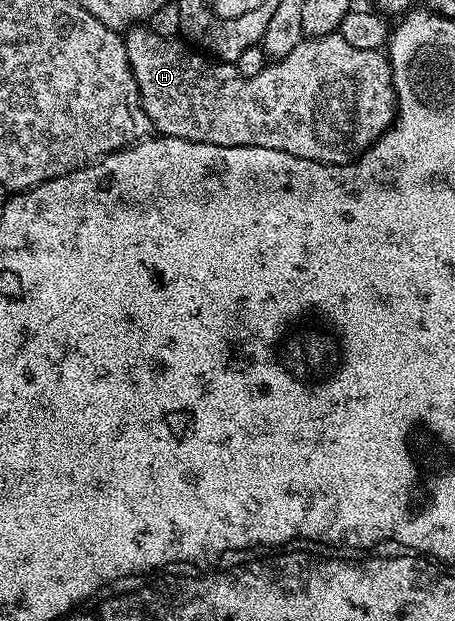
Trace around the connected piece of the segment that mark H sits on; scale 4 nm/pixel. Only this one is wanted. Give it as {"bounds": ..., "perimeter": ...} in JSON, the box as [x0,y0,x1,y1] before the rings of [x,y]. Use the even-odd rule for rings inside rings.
{"bounds":[124,24,397,166],"perimeter":[[[144,24],[133,25],[127,31],[124,43],[126,44],[126,52],[130,60],[130,68],[134,72],[136,83],[138,84],[140,103],[144,105],[144,111],[150,116],[153,127],[161,135],[169,138],[185,138],[191,142],[218,144],[219,146],[270,148],[271,150],[290,152],[290,156],[298,156],[302,160],[324,162],[328,166],[343,166],[349,162],[356,161],[360,155],[369,150],[391,128],[396,120],[397,87],[393,83],[392,65],[388,63],[387,57],[379,50],[363,50],[362,48],[354,48],[354,44],[346,44],[346,40],[339,32],[327,34],[321,38],[305,37],[304,41],[298,44],[298,48],[294,48],[294,52],[290,52],[290,56],[269,61],[267,68],[262,72],[258,72],[258,76],[253,78],[243,78],[233,63],[216,61],[200,52],[191,54],[188,51],[190,46],[187,41],[181,40],[179,37],[163,38],[158,36],[158,32],[149,30],[147,25]]]}

